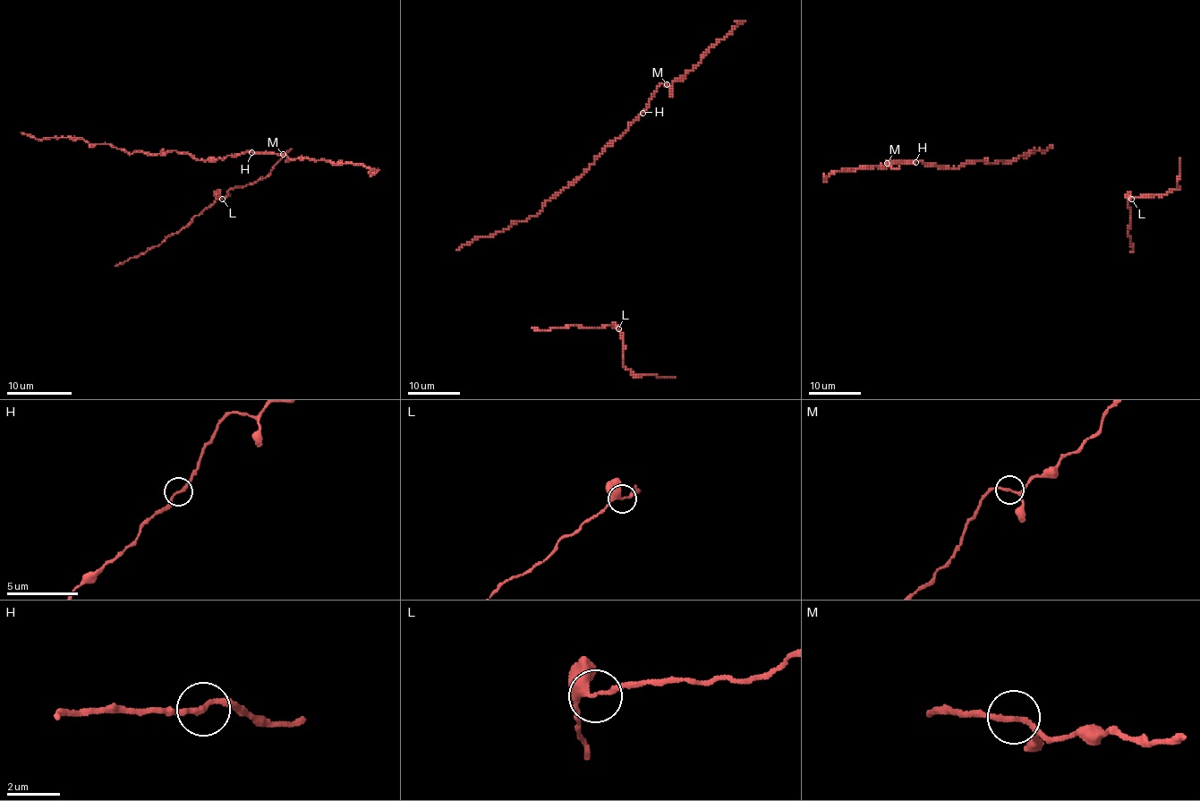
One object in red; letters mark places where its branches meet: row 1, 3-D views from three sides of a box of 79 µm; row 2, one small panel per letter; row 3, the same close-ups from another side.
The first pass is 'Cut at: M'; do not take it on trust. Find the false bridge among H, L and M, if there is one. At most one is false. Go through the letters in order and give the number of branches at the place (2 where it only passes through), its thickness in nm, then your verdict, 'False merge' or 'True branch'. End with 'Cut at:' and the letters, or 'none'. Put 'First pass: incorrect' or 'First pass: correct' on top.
First pass: correct
H: Branches: 2. Thickness 180 nm. True branch
L: Branches: 3. Thickness 240 nm. True branch
M: Branches: 3. Thickness 160 nm. False merge
Cut at: M

